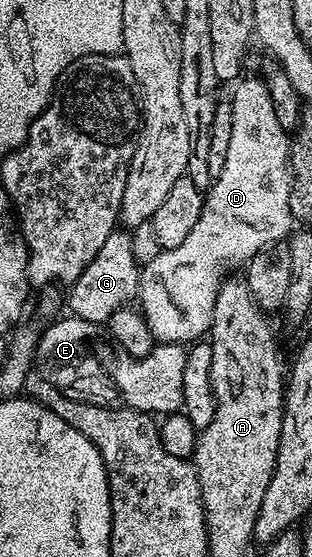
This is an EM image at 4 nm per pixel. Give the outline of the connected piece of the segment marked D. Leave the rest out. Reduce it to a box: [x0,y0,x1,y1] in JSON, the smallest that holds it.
[140,80,294,345]

